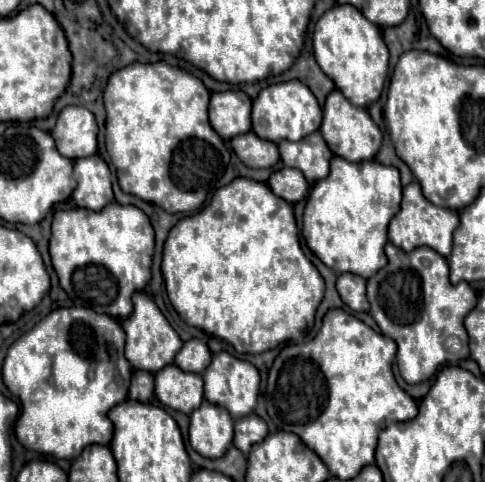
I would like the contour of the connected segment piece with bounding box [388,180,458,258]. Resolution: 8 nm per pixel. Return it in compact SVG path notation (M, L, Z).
M414 180L410 182L404 192L402 192L402 204L400 204L400 212L390 220L390 228L388 228L388 238L390 242L404 250L404 252L412 252L414 248L420 246L428 246L432 250L436 250L440 256L448 256L452 250L452 234L458 226L458 214L450 208L440 208L434 206L432 202L428 202L420 190L420 184Z

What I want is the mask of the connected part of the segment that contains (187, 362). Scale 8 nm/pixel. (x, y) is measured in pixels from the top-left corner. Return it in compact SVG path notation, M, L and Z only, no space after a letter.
M192 338L188 340L182 350L176 354L174 358L174 364L184 370L184 372L194 372L194 374L202 374L206 370L206 366L210 364L212 360L212 354L206 346L206 342L198 340L198 338Z

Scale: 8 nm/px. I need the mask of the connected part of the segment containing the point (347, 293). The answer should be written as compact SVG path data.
M340 274L336 282L338 294L346 306L350 306L354 312L368 312L368 300L366 300L366 280L362 276L352 274Z

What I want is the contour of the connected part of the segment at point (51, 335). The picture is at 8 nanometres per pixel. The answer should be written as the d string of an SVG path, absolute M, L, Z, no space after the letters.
M58 308L58 310L50 312L42 322L38 322L30 332L20 336L8 348L8 354L6 354L6 360L4 360L4 368L2 368L4 384L10 390L10 394L16 398L16 402L20 404L20 418L16 420L16 428L14 428L18 442L28 450L34 450L34 452L40 452L40 454L48 454L48 456L58 458L58 460L76 460L80 456L80 452L90 444L108 446L110 440L112 440L112 422L108 420L108 410L128 398L128 384L130 384L130 376L132 376L132 368L130 368L128 360L124 358L124 342L126 342L126 336L124 336L124 330L122 330L120 322L112 320L112 316L96 314L90 308Z

